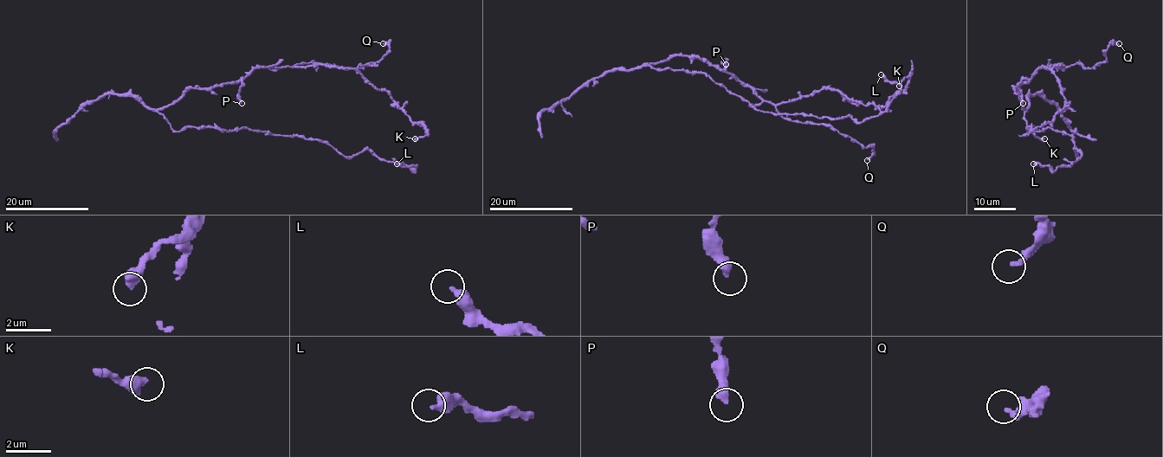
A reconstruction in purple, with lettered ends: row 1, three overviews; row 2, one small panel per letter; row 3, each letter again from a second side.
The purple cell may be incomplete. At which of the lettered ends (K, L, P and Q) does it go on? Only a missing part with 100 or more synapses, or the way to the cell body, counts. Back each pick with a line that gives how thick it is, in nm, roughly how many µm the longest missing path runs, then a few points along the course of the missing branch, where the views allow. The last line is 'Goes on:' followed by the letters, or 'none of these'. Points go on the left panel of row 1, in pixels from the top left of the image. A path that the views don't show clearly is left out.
Goes on: none of these

